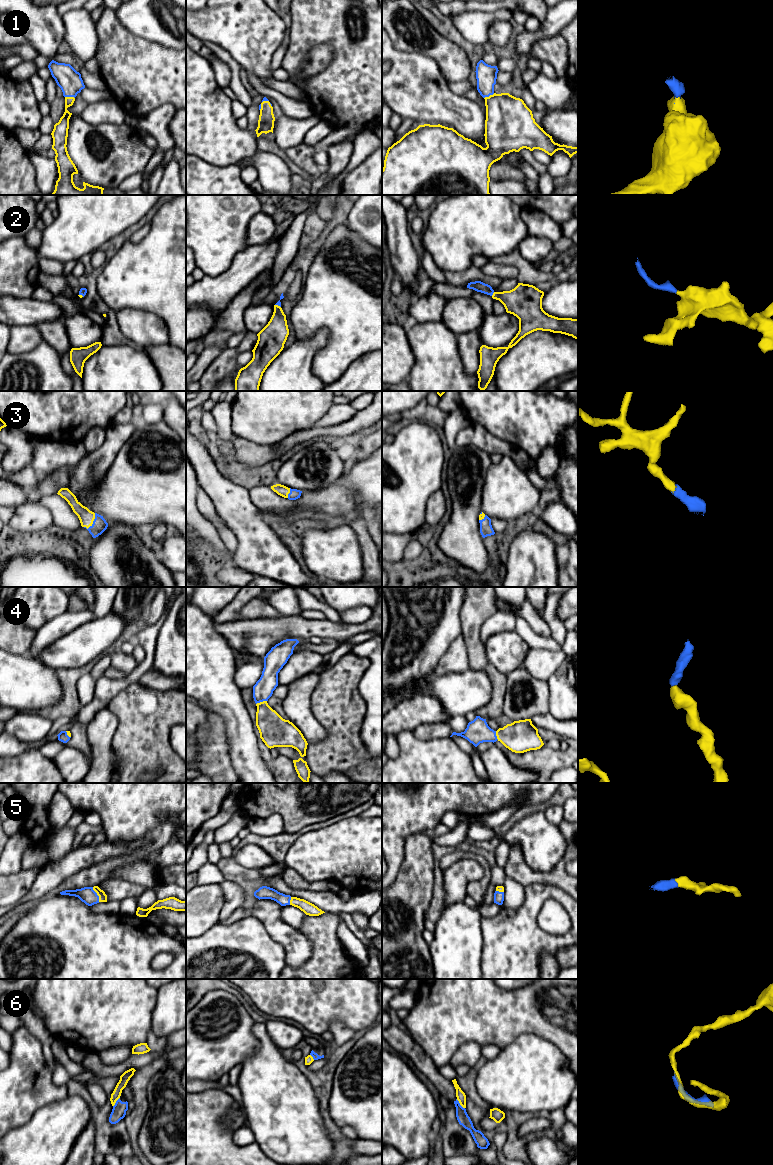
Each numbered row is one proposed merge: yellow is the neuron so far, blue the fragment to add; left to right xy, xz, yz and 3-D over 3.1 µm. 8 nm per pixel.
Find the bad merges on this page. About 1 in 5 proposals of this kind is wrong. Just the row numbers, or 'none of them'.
6

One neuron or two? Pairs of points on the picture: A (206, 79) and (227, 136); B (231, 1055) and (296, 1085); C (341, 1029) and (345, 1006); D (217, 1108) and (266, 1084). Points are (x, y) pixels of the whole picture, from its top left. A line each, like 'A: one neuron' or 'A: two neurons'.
A: one neuron
B: two neurons
C: two neurons
D: two neurons

